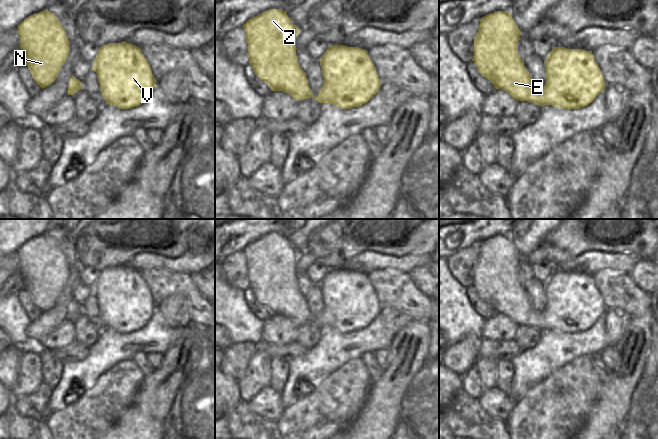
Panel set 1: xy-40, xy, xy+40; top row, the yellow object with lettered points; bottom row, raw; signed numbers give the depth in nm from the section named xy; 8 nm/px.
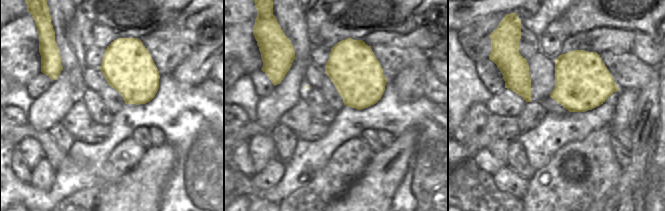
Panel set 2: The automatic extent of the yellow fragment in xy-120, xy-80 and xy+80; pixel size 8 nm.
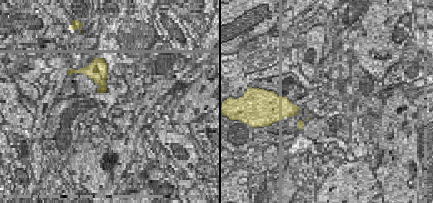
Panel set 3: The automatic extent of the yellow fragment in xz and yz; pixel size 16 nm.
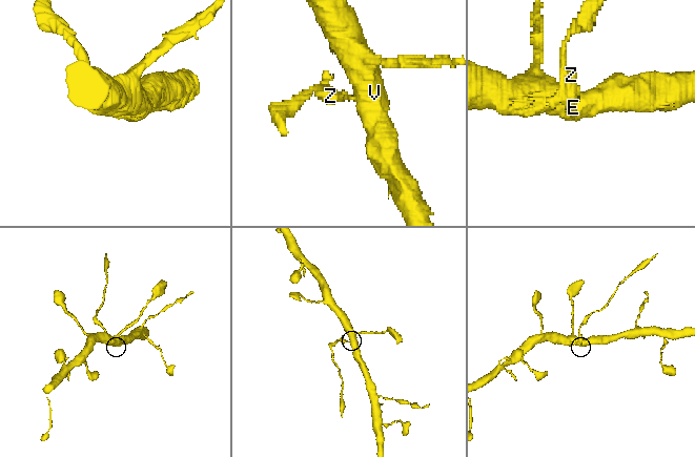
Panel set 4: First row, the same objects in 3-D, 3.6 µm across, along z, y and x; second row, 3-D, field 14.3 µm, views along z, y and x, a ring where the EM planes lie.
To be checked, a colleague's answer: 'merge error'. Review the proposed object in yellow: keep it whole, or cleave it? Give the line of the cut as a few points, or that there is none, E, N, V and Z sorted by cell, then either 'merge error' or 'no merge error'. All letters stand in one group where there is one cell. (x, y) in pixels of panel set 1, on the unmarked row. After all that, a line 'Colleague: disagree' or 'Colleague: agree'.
xy+40 (541, 313), (548, 328) | E N Z / V | merge error
Colleague: agree

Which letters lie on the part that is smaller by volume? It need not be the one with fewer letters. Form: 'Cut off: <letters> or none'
Cut off: E, N, Z

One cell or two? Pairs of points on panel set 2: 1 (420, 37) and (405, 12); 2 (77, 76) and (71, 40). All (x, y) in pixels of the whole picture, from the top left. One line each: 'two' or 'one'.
1: two
2: one

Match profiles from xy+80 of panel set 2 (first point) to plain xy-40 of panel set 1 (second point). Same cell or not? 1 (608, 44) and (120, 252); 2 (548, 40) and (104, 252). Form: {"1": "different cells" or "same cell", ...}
{"1": "different cells", "2": "different cells"}

